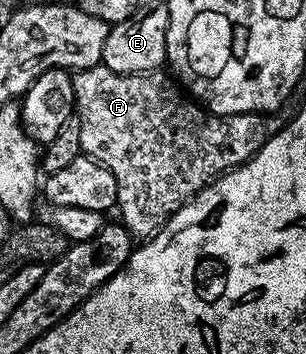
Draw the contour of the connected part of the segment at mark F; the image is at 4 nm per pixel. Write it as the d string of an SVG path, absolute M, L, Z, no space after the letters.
M102 63L72 73L76 100L74 115L82 127L81 154L97 161L114 175L114 183L118 183L116 209L120 213L119 220L136 239L153 237L187 201L228 170L244 165L270 136L270 128L261 114L210 113L203 104L181 92L177 82L165 73L115 73Z

